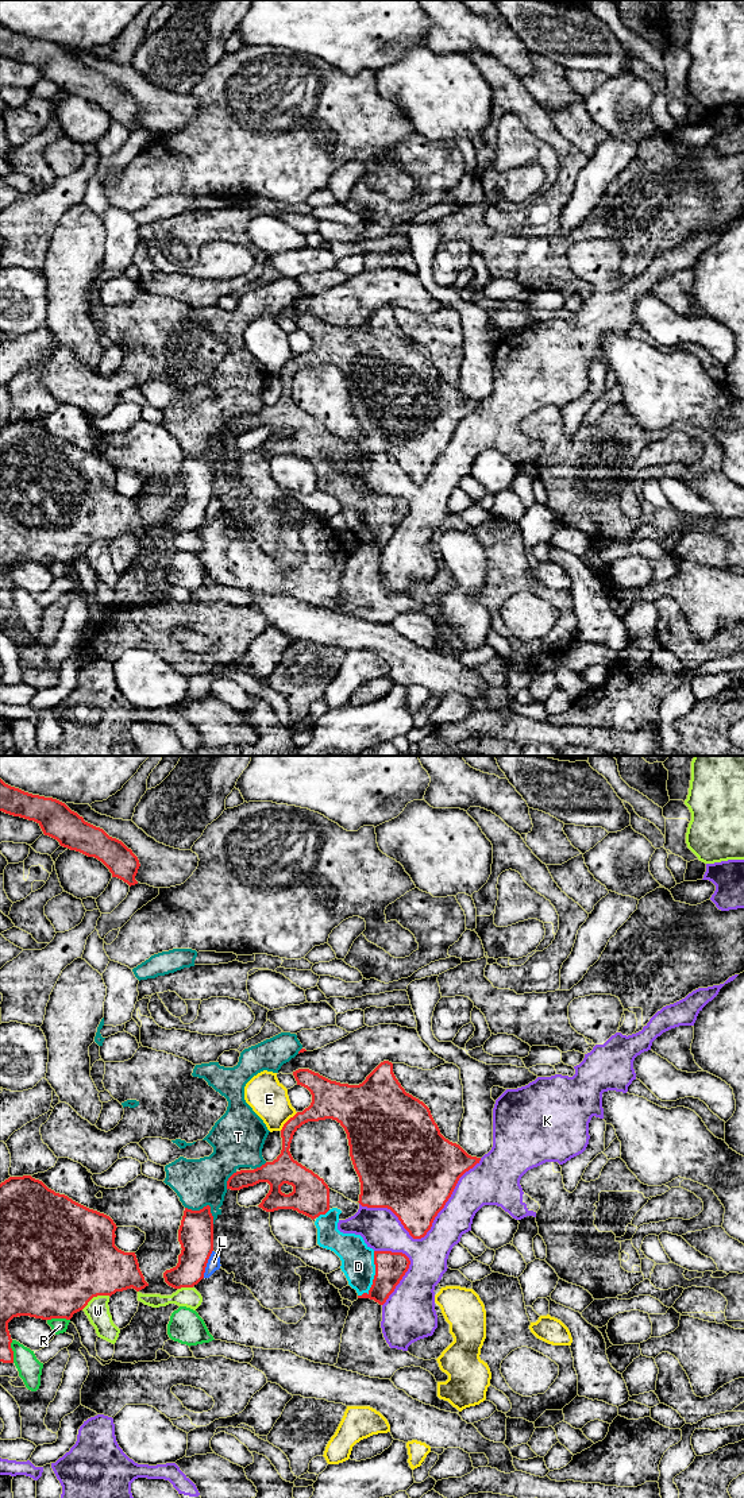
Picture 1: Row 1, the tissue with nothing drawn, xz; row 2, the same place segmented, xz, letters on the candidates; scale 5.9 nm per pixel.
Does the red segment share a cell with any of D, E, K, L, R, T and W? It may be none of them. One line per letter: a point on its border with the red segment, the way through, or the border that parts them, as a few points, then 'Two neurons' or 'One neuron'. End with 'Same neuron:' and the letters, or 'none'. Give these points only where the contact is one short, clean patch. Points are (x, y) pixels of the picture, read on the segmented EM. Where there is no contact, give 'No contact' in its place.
D: Touches red at xz (374, 1275). One neuron
E: Touches red at xz (288, 1120). Two neurons
K: Touches red at xz (428, 1230). Two neurons
L: Touches red at xz (207, 1262). Two neurons
R: Touches red at xz (58, 1317). Two neurons
T: Touches red at xz (207, 1205). Two neurons
W: Touches red at xz (95, 1296). Two neurons
Same neuron: D

